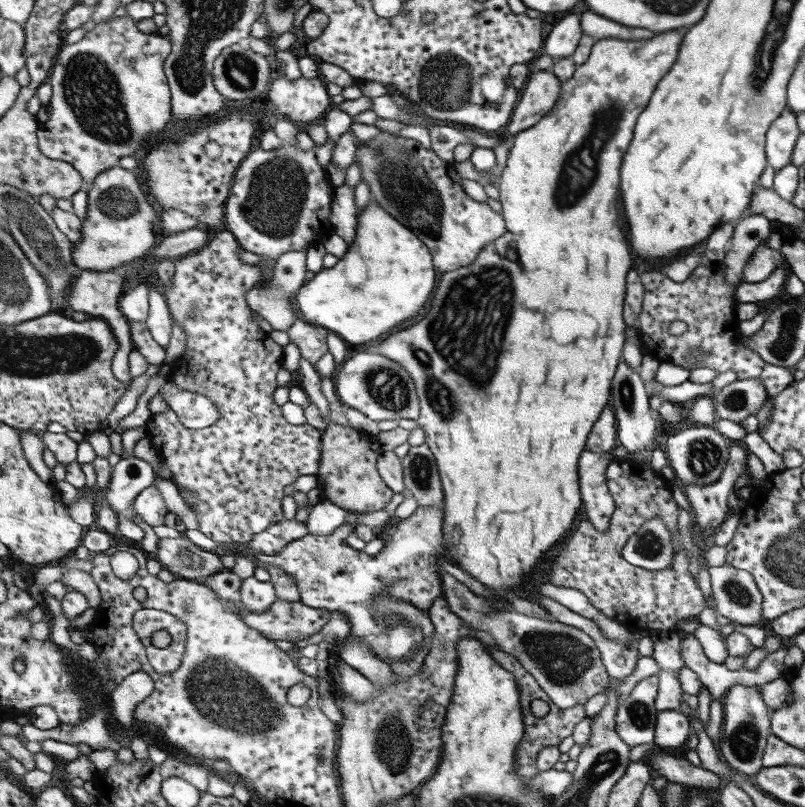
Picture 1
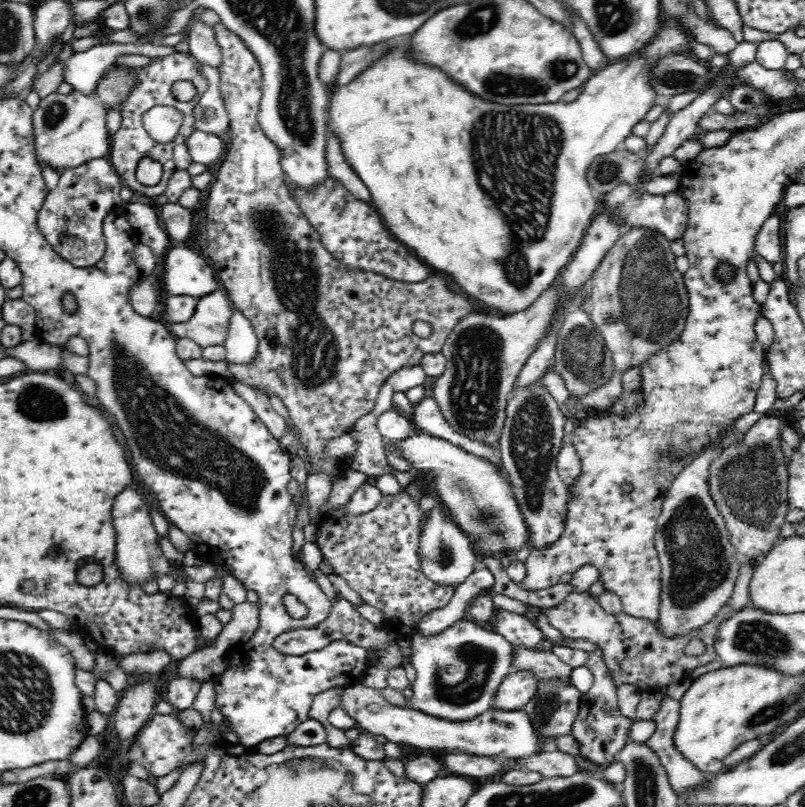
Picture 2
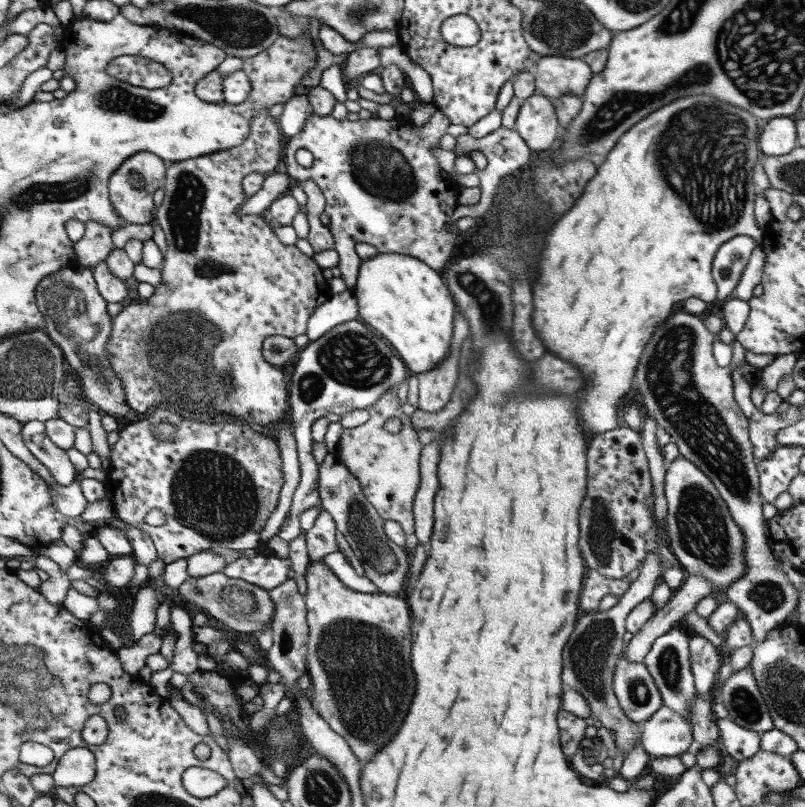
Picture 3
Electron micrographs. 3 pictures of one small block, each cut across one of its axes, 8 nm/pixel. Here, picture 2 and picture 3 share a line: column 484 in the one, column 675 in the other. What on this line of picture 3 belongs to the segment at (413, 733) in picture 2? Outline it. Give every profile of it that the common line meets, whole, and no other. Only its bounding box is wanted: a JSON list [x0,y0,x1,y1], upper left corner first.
[639,706,693,758]

